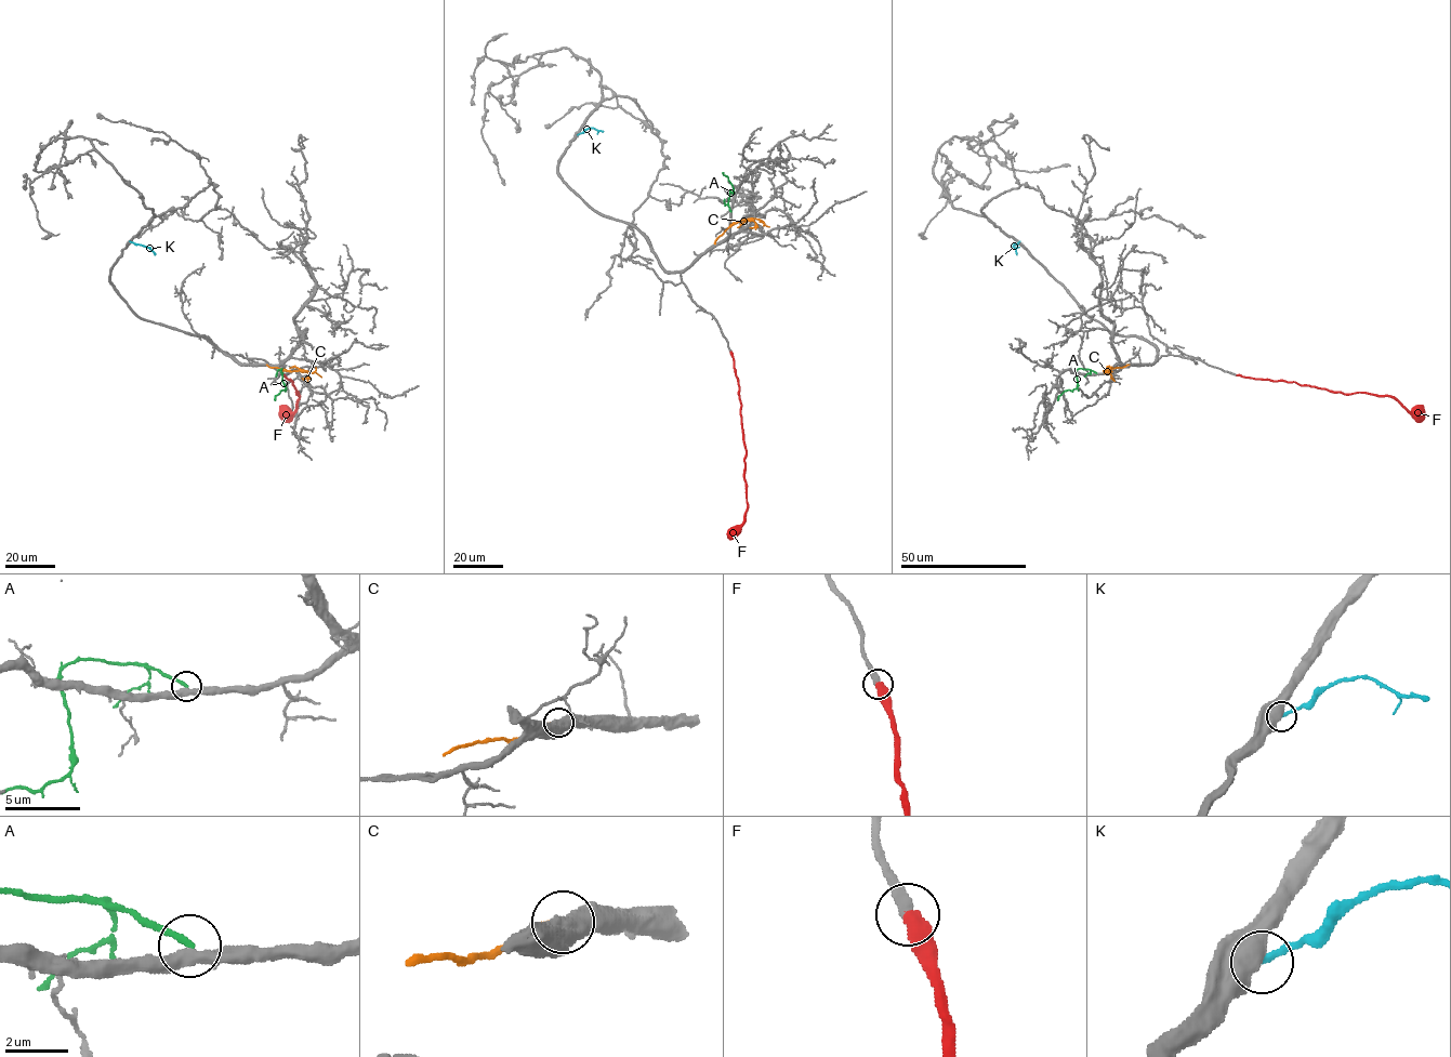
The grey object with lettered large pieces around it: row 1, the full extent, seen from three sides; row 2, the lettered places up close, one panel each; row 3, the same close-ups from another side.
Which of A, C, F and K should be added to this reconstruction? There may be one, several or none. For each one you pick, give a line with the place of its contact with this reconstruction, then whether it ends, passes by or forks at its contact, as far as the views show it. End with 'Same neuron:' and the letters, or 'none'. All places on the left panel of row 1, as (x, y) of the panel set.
F: Touches grey at (282, 375). It ends there
Same neuron: F

